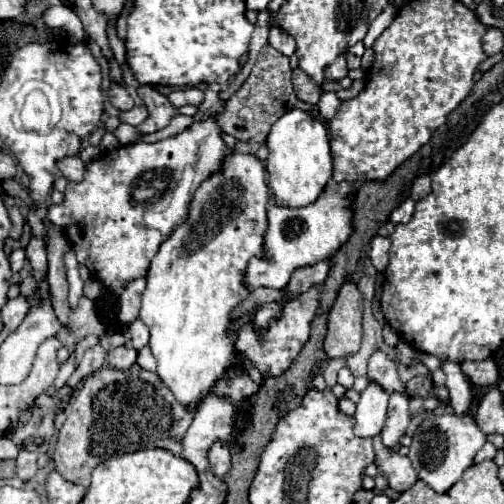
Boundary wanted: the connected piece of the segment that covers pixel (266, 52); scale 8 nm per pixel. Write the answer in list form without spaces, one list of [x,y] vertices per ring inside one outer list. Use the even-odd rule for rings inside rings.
[[[263,46],[249,78],[227,100],[227,104],[219,116],[219,126],[225,134],[231,134],[241,142],[265,144],[273,122],[295,104],[297,104],[297,96],[295,96],[293,84],[291,84],[289,58],[281,52],[277,52],[273,46]]]

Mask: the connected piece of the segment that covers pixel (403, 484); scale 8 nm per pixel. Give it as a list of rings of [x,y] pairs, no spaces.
[[[381,436],[373,438],[375,448],[375,466],[381,476],[387,478],[387,486],[395,492],[405,492],[417,482],[417,474],[411,466],[411,460],[383,444]]]

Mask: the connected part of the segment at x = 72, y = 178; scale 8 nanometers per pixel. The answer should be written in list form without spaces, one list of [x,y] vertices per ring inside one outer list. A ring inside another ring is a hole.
[[[67,156],[59,160],[61,174],[69,180],[69,182],[81,182],[83,174],[85,174],[85,162],[79,156]]]

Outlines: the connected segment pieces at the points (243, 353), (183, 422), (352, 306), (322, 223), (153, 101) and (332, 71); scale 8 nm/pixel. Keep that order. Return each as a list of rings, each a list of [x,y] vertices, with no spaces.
[[[311,286],[311,290],[307,290],[305,294],[299,294],[291,300],[287,300],[281,306],[281,316],[271,320],[269,328],[265,328],[263,332],[255,330],[253,320],[239,324],[239,328],[235,330],[235,362],[231,364],[231,368],[239,370],[241,374],[247,374],[247,368],[243,366],[243,358],[247,358],[265,376],[283,374],[291,366],[291,362],[297,358],[297,354],[301,352],[303,344],[309,338],[309,326],[315,316],[315,310],[319,306],[319,302],[317,302],[319,290],[321,290],[321,286]]]
[[[133,364],[129,370],[105,368],[89,376],[85,386],[71,396],[65,416],[53,454],[55,470],[69,482],[85,488],[89,486],[93,468],[113,456],[143,448],[163,448],[179,454],[181,440],[193,422],[193,412],[175,400],[155,372],[143,370],[139,364]]]
[[[353,282],[339,288],[335,306],[329,310],[325,352],[329,358],[347,358],[361,344],[361,292]]]
[[[339,182],[335,192],[327,188],[311,206],[289,208],[277,206],[269,202],[267,206],[267,234],[263,238],[263,258],[251,258],[247,264],[247,274],[243,284],[247,290],[269,286],[269,288],[285,288],[295,268],[315,264],[339,250],[341,244],[351,236],[351,196],[355,194],[355,186],[351,182]]]
[[[141,86],[137,92],[141,94],[141,98],[143,98],[143,102],[145,102],[147,110],[149,110],[149,116],[139,126],[139,132],[151,134],[155,130],[161,130],[177,114],[177,108],[171,106],[171,102],[167,100],[167,96],[163,96],[161,92],[157,92],[153,86]]]
[[[339,54],[339,58],[325,70],[327,80],[341,80],[347,76],[347,62],[345,62],[345,54]]]

